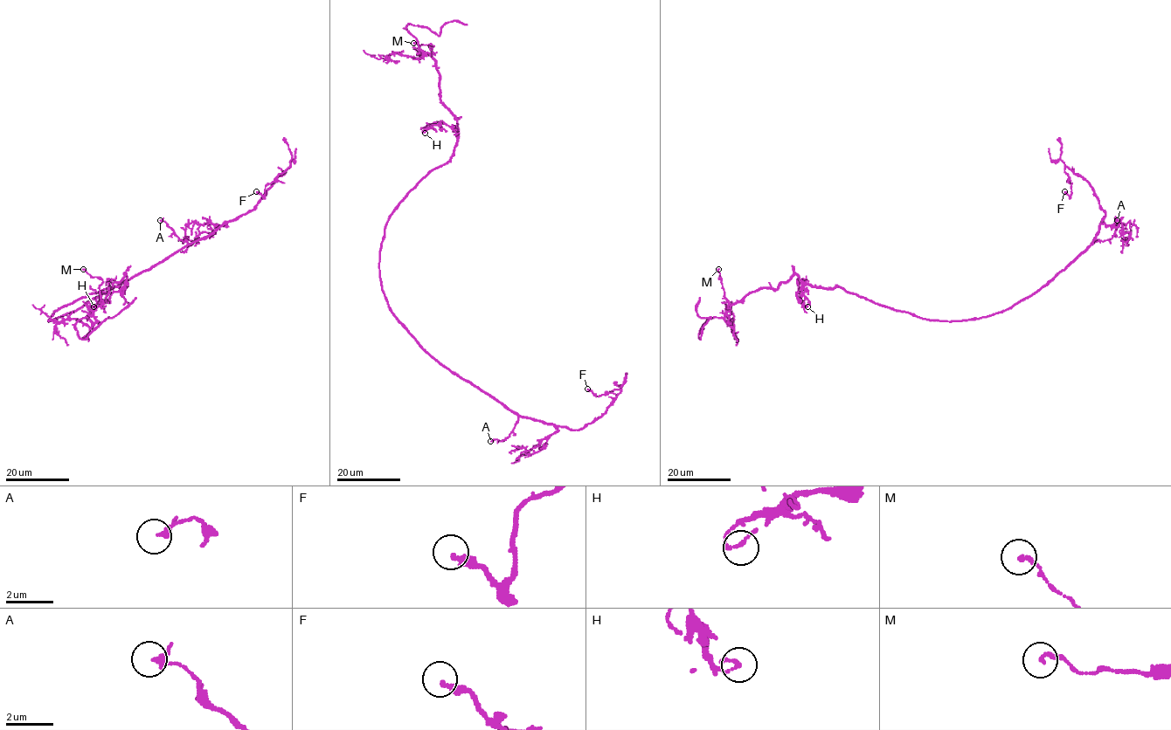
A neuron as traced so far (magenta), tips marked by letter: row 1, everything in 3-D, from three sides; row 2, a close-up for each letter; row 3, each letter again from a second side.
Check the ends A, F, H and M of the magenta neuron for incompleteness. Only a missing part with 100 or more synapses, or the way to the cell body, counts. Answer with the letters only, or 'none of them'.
none of them

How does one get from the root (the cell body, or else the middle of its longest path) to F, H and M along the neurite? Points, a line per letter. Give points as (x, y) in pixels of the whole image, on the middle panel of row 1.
F: (380, 278), (390, 310), (426, 351), (519, 415), (581, 429), (599, 417), (620, 391), (596, 395), (587, 389)
H: (380, 278), (379, 254), (389, 216), (424, 178), (449, 160), (457, 141), (457, 129), (443, 122), (425, 133)
M: (380, 278), (389, 216), (449, 160), (457, 141), (456, 118), (440, 101), (433, 46), (413, 43)

